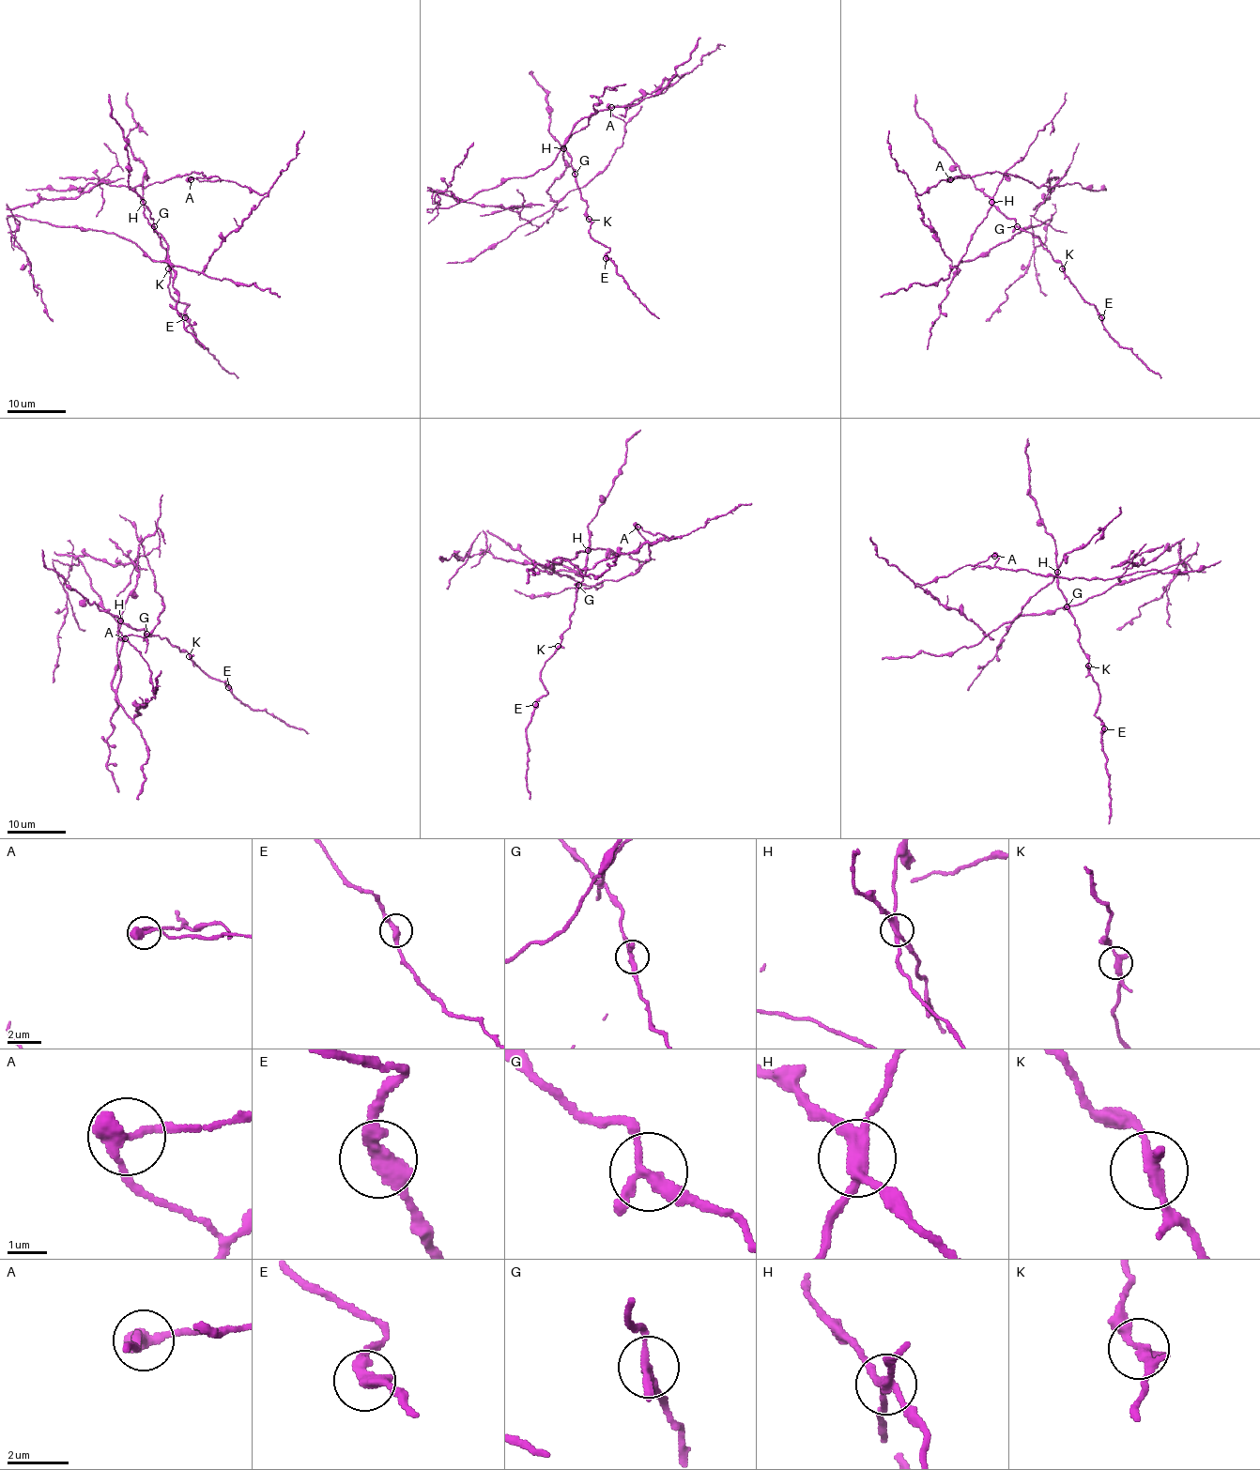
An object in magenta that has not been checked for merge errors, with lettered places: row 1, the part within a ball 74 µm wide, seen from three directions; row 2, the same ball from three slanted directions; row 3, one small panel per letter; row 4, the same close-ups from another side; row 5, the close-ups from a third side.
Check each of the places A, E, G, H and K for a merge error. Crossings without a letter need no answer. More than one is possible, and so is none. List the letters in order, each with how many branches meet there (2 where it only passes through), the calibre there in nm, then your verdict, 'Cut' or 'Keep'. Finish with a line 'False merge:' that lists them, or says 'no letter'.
A: Branches: 2. Thickness 400 nm. Cut
E: Branches: 2. Thickness 400 nm. Keep
G: Branches: 3. Thickness 240 nm. Keep
H: Branches: 4. Thickness 280 nm. Cut
K: Branches: 2. Thickness 320 nm. Keep
False merge: A, H

